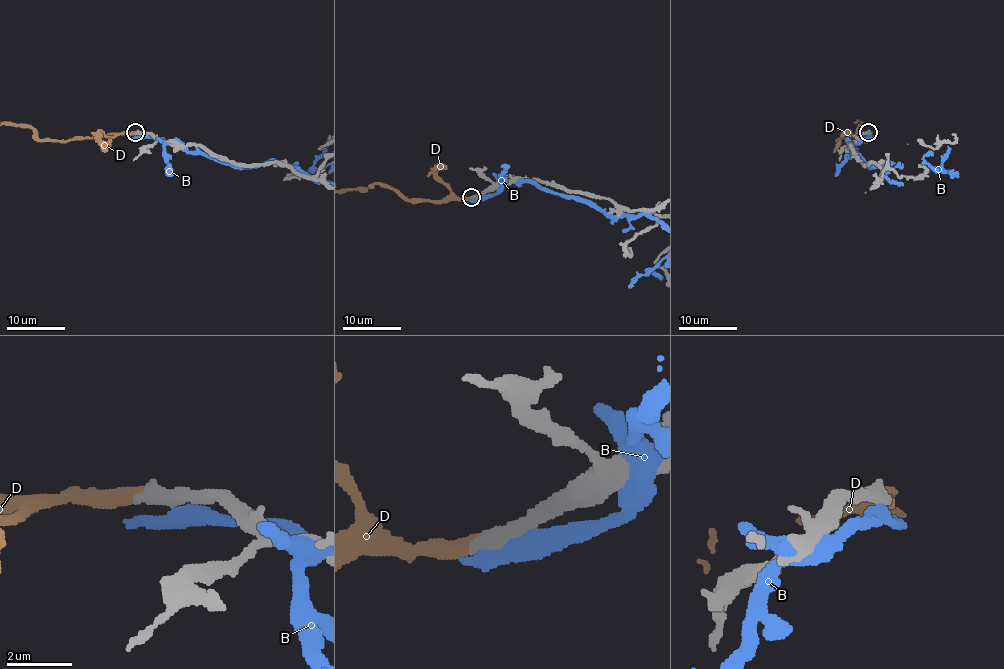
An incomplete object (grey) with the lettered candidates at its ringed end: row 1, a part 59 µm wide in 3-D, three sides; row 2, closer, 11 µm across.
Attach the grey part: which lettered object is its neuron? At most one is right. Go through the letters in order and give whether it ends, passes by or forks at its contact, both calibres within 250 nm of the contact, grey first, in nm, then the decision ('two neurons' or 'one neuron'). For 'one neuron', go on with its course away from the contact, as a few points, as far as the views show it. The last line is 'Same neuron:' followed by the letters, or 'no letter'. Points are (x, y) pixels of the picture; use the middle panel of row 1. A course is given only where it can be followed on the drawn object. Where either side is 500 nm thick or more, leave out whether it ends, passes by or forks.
B: it passes by | 460/440 nm | two neurons
D: 550/320 nm | one neuron
Same neuron: D

